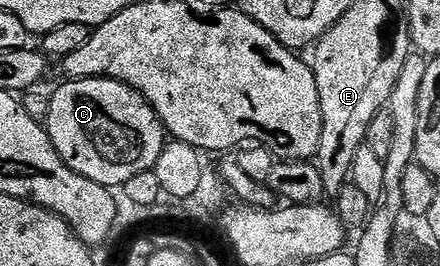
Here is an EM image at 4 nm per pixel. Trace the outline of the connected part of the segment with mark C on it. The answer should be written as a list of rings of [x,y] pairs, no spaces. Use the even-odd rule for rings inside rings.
[[[88,77],[82,81],[69,79],[64,83],[66,85],[56,86],[53,89],[51,111],[49,112],[48,119],[43,124],[49,131],[49,138],[55,147],[55,151],[63,159],[63,163],[67,163],[67,167],[71,167],[71,171],[91,179],[91,183],[99,183],[100,185],[108,185],[110,187],[122,187],[139,172],[147,172],[156,166],[159,155],[167,143],[167,134],[165,126],[161,124],[161,120],[155,115],[151,103],[147,99],[143,99],[143,95],[139,91],[135,91],[130,85],[125,85],[122,81],[113,81],[109,77]]]

